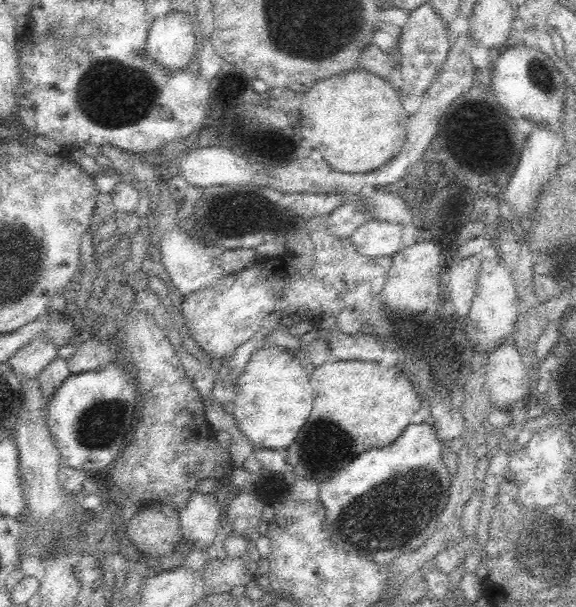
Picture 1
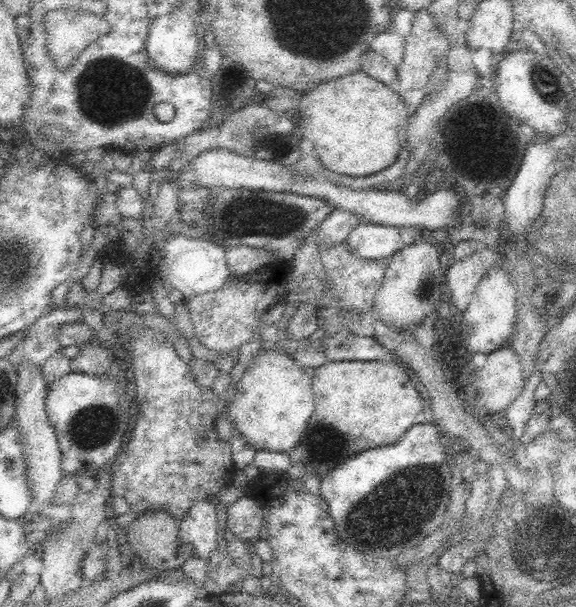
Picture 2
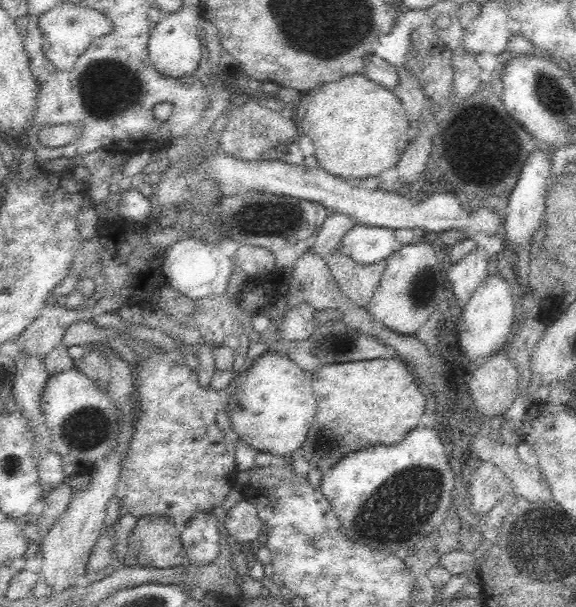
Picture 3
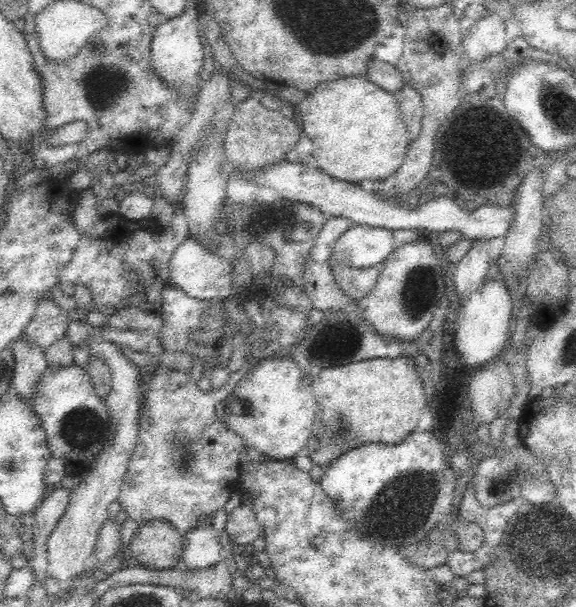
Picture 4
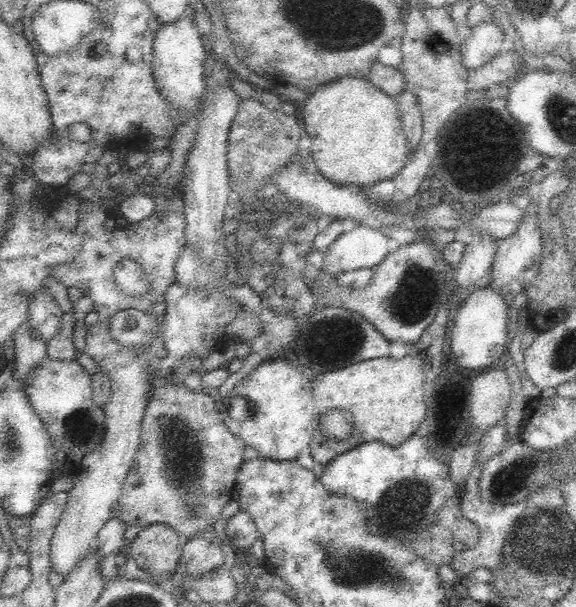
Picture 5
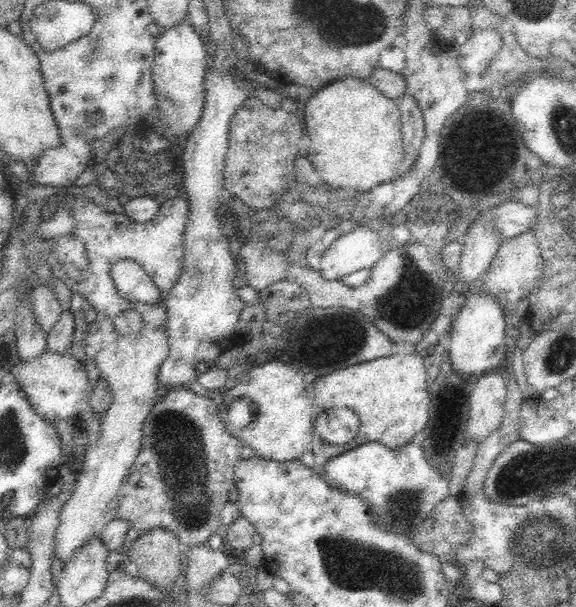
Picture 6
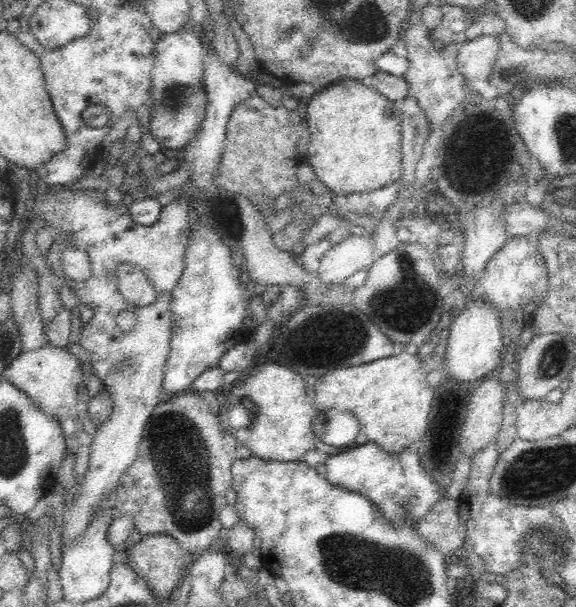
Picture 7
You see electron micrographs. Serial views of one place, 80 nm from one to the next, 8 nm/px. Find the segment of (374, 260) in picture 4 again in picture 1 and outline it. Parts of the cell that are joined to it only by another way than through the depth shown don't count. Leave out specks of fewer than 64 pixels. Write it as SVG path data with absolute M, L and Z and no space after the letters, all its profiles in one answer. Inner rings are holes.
M370 220L351 235L351 240L358 253L369 258L395 256L403 247L402 224Z

